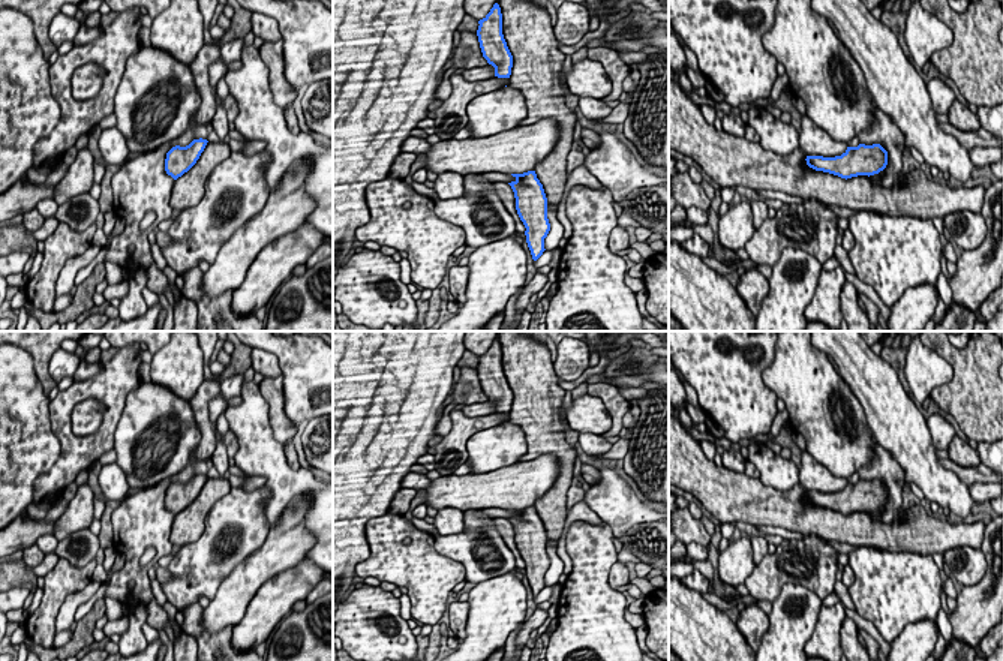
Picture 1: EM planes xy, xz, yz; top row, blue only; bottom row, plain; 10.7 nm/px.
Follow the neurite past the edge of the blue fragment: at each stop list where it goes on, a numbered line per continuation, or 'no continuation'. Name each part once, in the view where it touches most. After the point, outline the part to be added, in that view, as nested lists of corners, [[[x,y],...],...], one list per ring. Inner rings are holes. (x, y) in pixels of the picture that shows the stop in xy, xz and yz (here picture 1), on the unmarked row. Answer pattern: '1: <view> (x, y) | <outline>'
1: xz (537, 396) | [[[498,331],[502,370],[513,391],[510,423],[522,429],[526,453],[517,462],[553,454],[559,474],[550,490],[534,504],[543,520],[547,546],[558,547],[567,519],[567,492],[574,481],[577,451],[567,442],[562,411],[565,390],[559,385],[549,346],[522,331]]]

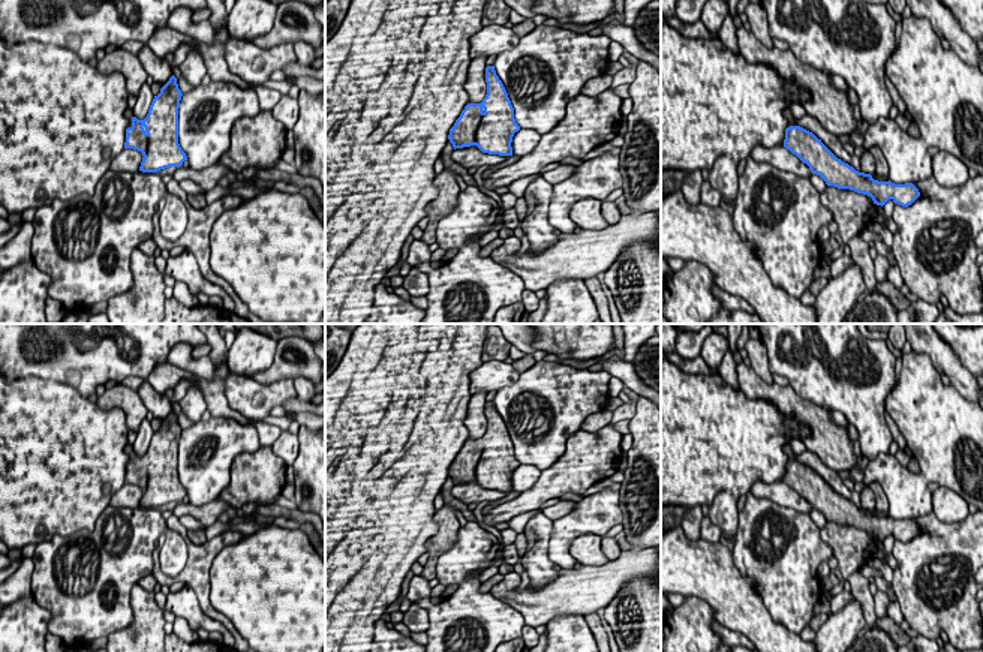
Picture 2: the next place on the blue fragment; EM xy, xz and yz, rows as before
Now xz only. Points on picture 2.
no continuation

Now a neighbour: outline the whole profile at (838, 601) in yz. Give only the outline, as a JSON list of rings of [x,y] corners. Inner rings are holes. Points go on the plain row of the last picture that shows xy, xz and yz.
[[[842,591],[832,597],[830,613],[838,613],[842,610],[850,601],[856,600],[851,592]]]

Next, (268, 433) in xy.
[[[258,421],[253,426],[258,430],[261,447],[271,447],[282,433],[282,429],[274,424]]]

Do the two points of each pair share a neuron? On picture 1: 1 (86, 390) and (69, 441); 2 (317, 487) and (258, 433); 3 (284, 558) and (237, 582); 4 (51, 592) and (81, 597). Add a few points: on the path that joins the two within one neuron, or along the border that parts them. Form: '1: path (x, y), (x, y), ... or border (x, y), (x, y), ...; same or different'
1: path (72, 399), (63, 408), (63, 427); same
2: path (299, 483), (294, 483), (263, 451); same
3: path (272, 558), (249, 576); same
4: border (92, 580), (66, 597), (54, 628); different

